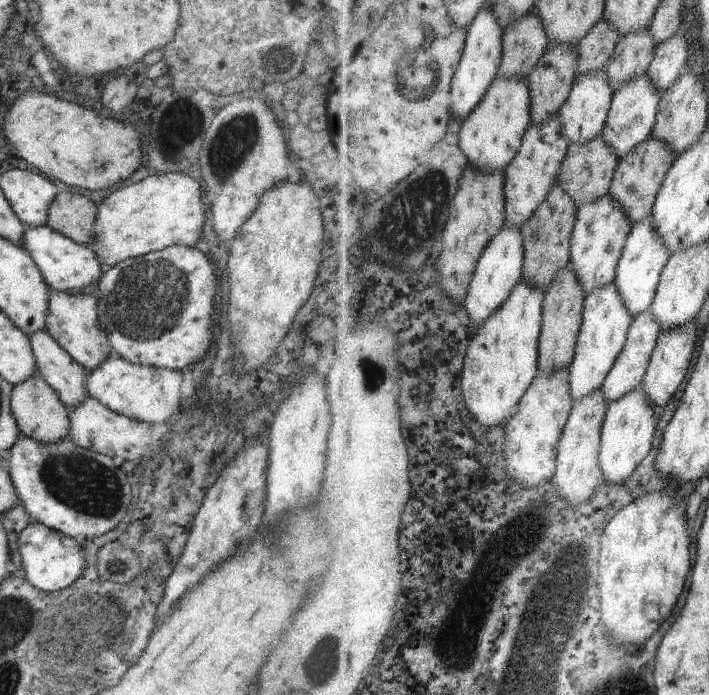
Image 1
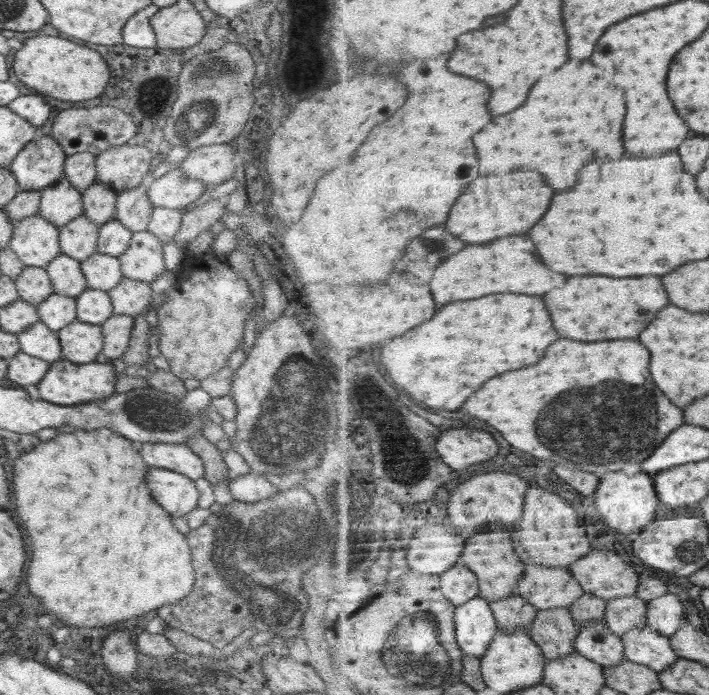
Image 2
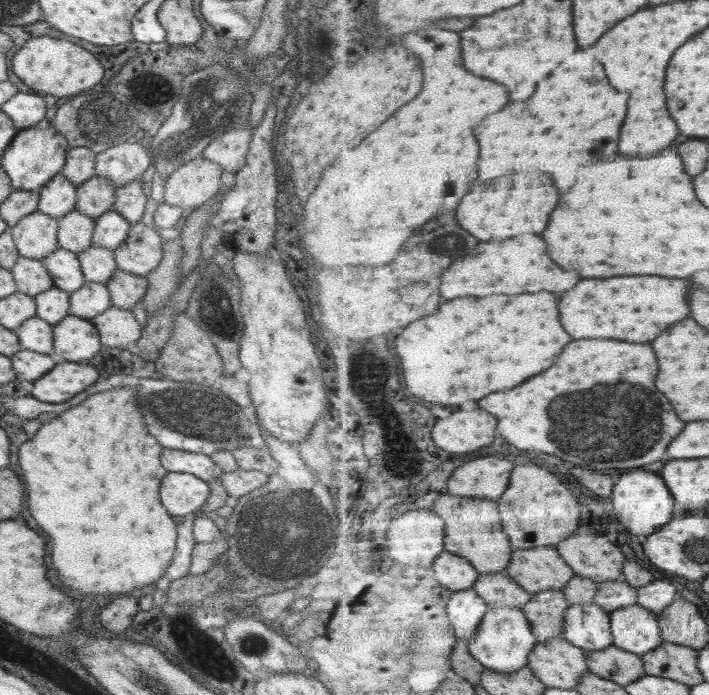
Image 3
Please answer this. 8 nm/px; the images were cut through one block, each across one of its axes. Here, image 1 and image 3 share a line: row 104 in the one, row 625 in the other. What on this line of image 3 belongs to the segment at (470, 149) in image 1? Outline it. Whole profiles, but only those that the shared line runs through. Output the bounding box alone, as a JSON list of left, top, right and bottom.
[471,607,540,674]

